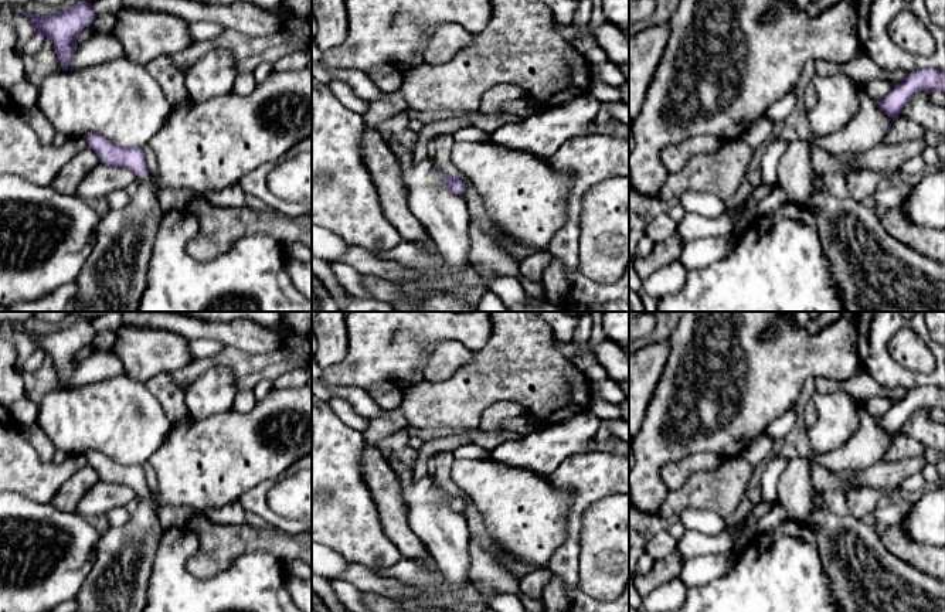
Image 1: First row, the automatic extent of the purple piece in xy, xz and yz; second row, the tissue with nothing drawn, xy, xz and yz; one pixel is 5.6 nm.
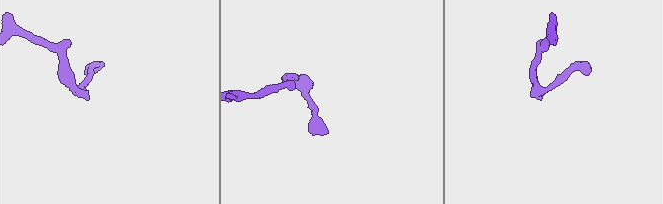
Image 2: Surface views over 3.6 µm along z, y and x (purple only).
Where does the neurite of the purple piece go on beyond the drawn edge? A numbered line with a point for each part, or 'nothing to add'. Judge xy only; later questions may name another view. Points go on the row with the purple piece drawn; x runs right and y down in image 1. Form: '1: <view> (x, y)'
1: xy (114, 276)

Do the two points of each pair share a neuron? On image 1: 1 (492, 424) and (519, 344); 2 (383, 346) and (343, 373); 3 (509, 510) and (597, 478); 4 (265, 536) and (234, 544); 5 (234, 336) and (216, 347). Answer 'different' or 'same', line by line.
1: different
2: same
3: different
4: same
5: different

